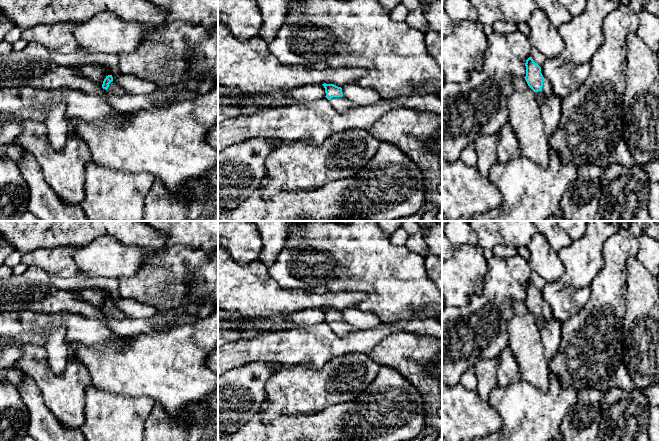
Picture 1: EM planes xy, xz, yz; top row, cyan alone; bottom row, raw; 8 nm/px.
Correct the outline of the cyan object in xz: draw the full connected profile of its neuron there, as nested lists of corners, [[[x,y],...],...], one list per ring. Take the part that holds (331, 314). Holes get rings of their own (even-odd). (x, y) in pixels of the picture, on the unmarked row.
[[[322,308],[325,312],[326,322],[331,329],[340,337],[346,336],[357,329],[343,321],[342,312],[334,308]]]

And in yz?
[[[532,281],[526,284],[525,290],[526,300],[524,302],[534,316],[542,315],[545,320],[558,320],[553,316],[551,309],[544,303],[541,291],[534,286]]]

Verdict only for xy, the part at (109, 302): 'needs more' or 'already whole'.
needs more

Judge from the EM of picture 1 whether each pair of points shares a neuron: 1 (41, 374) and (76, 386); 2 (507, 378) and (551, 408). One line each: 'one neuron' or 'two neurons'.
1: one neuron
2: two neurons

